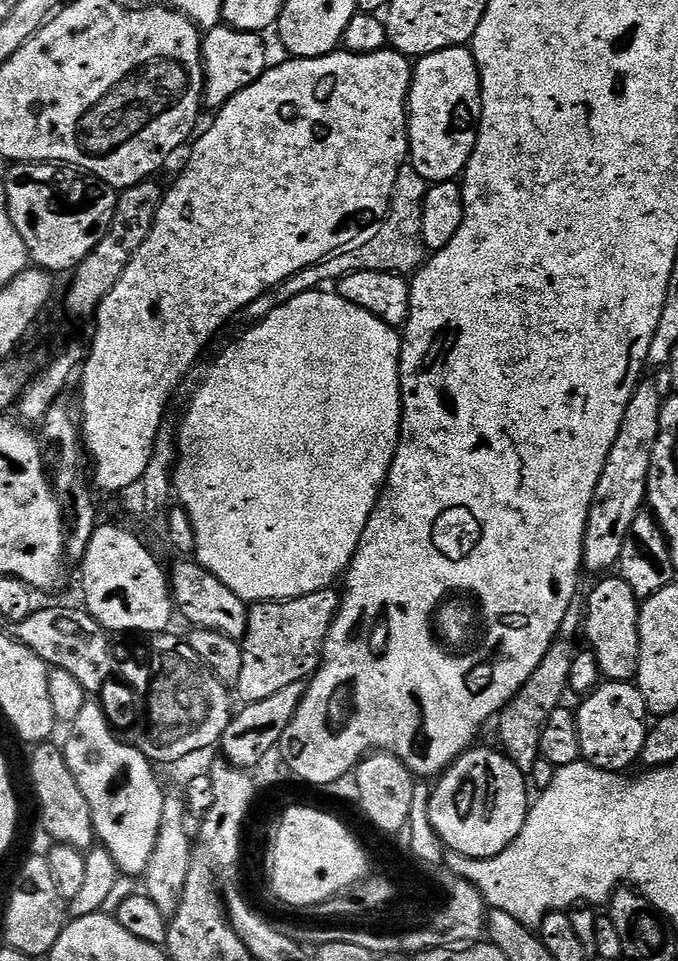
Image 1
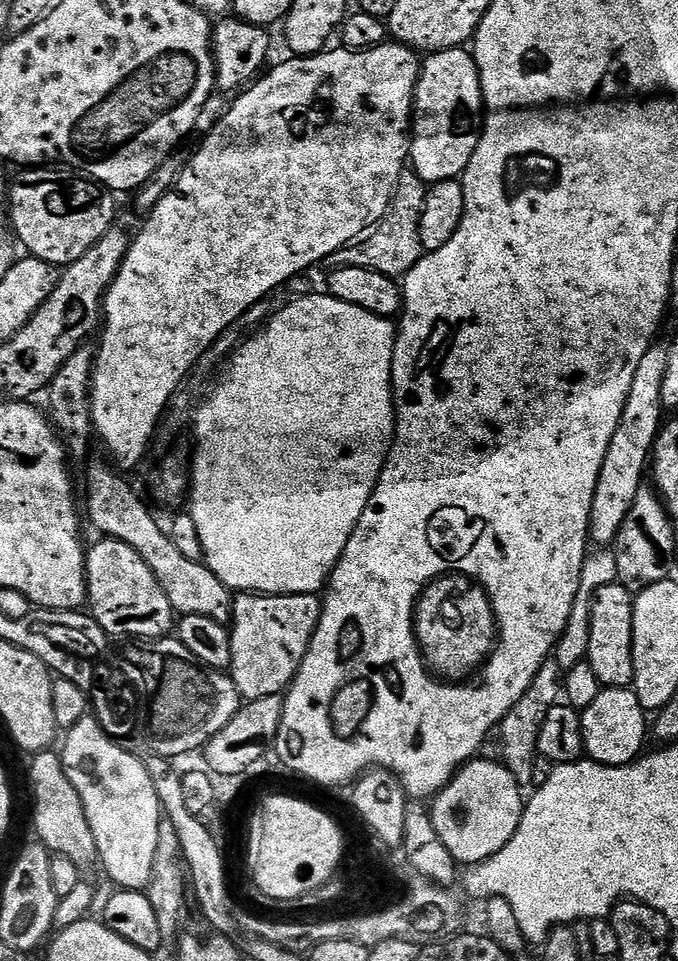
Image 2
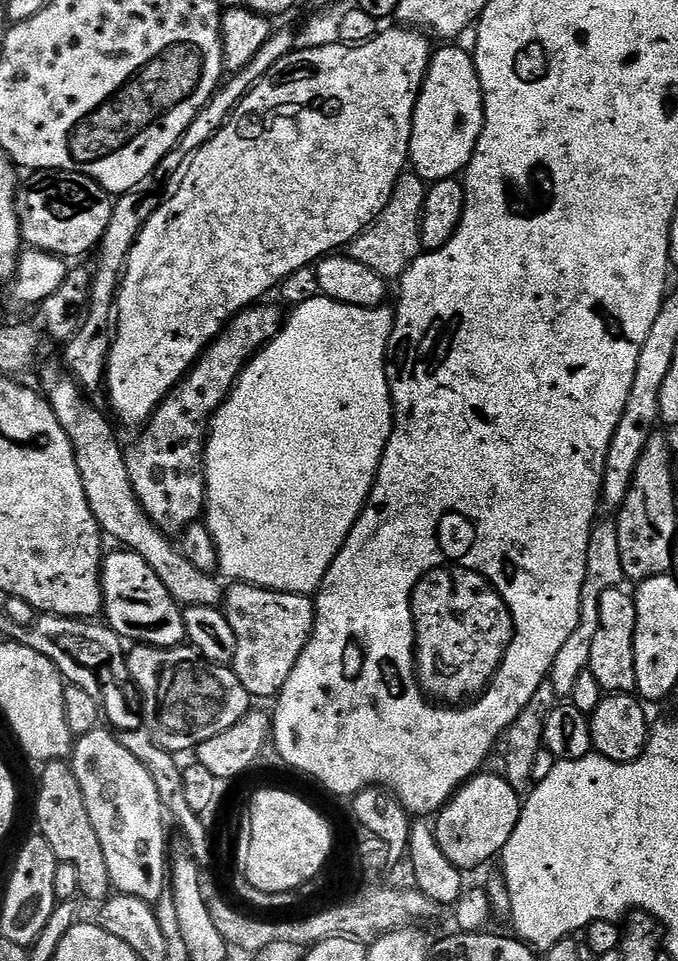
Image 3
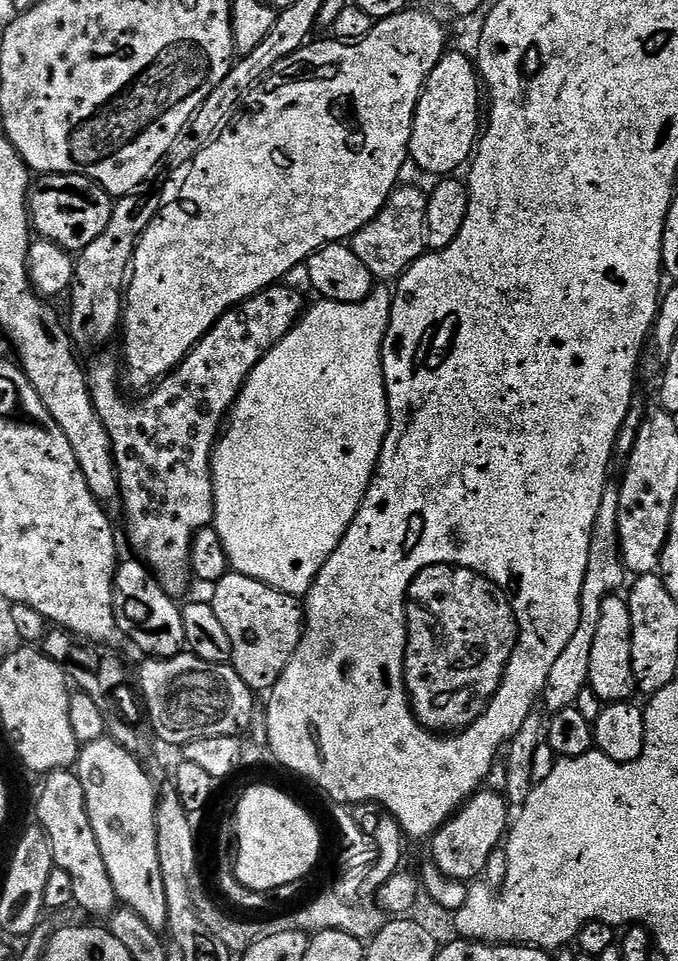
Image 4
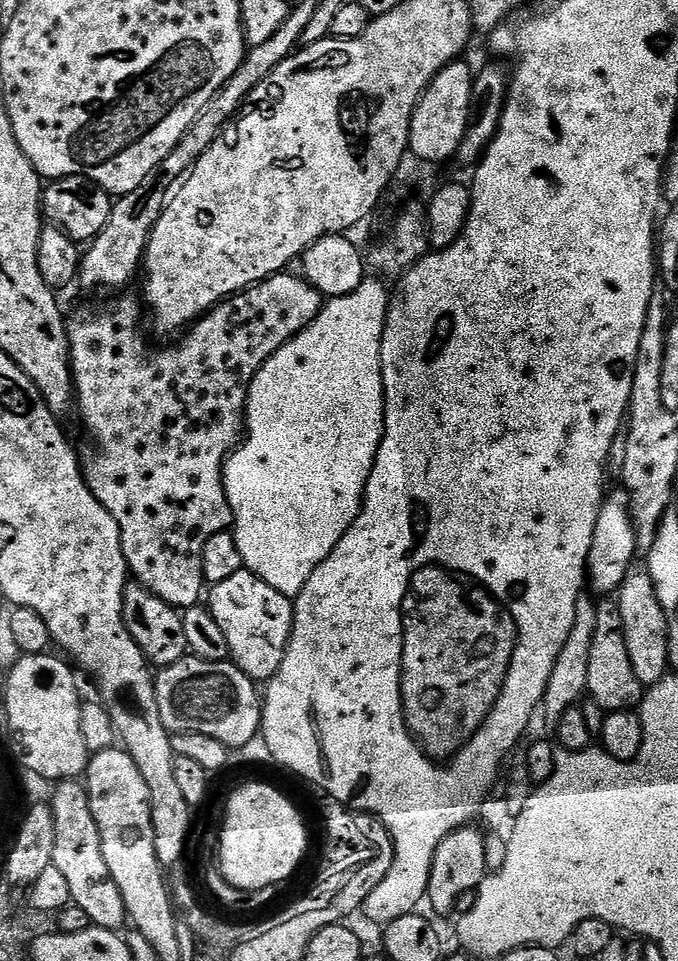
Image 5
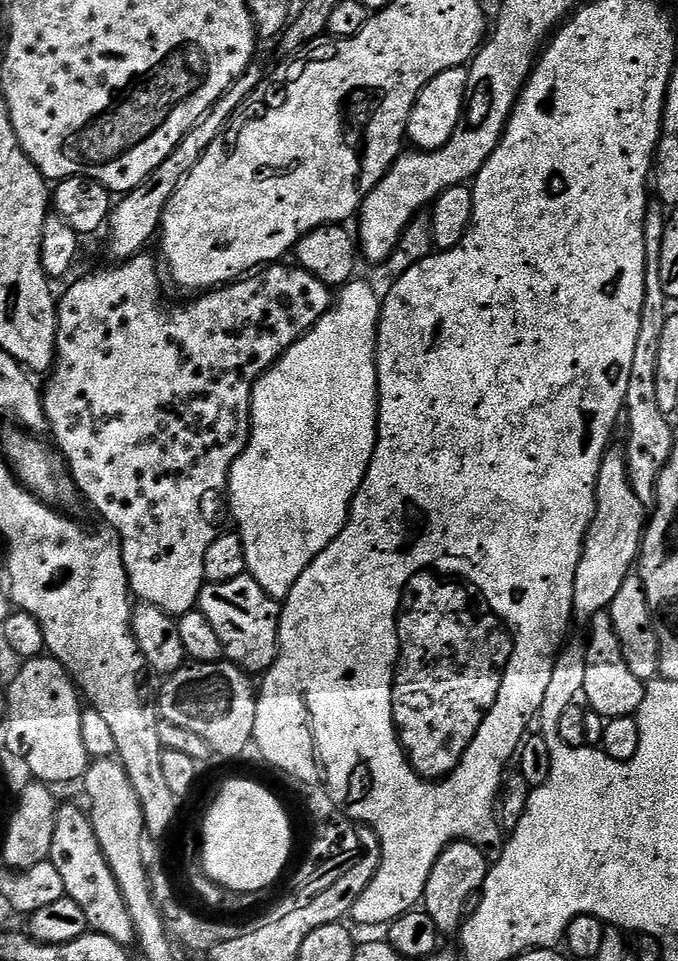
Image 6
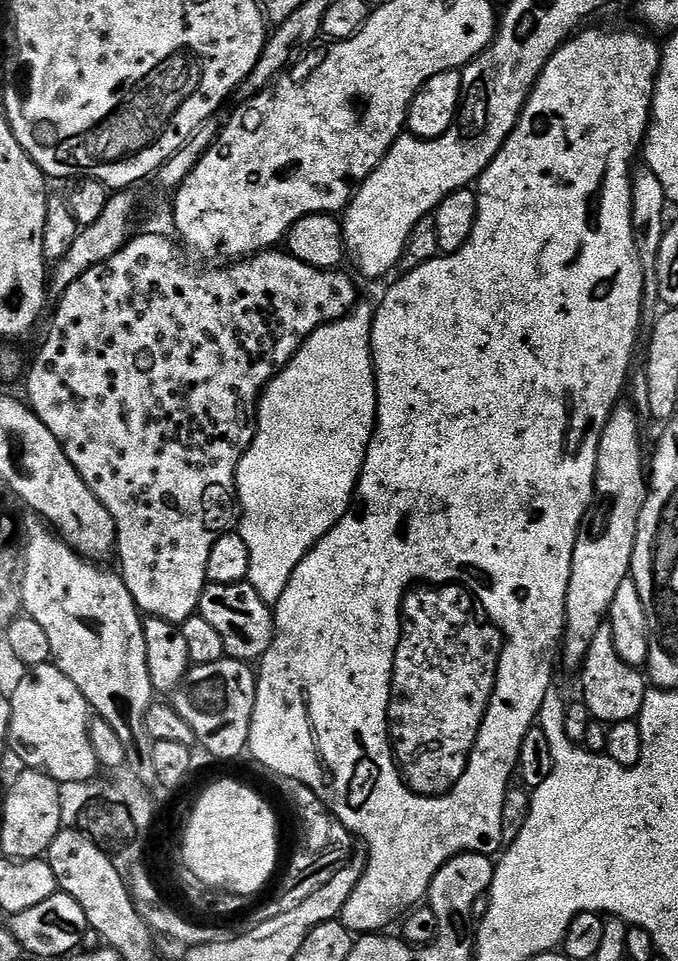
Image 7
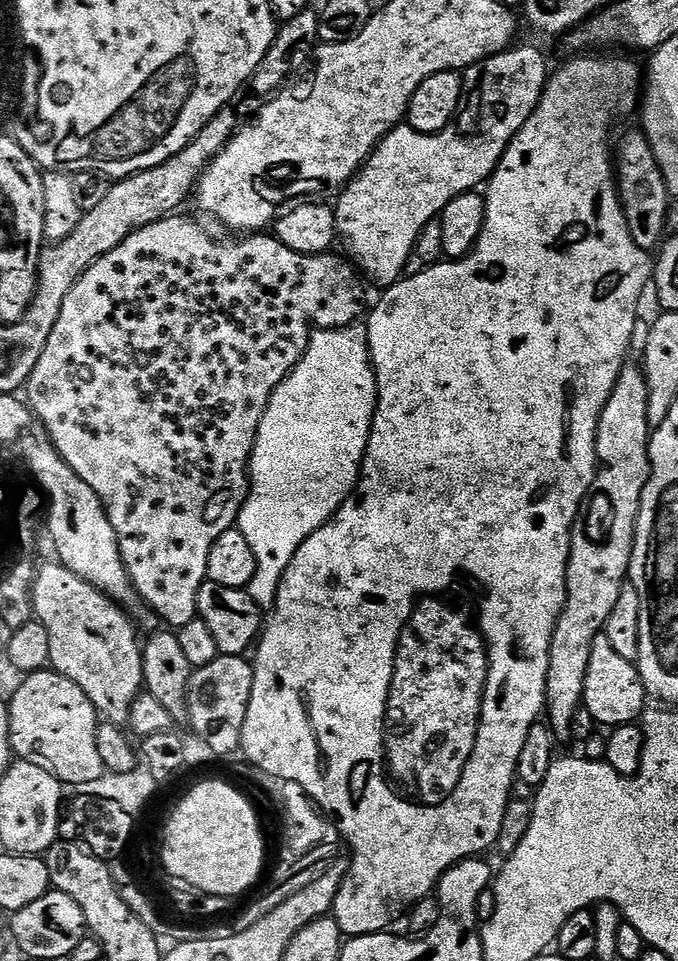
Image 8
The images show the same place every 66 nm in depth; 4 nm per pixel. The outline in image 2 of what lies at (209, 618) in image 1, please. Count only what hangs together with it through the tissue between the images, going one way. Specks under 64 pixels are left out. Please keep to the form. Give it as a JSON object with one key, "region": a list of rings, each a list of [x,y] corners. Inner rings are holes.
{"region":[[[107,459],[95,460],[86,468],[88,516],[92,519],[93,526],[100,531],[99,535],[109,540],[121,540],[126,542],[126,546],[138,550],[142,562],[146,562],[154,578],[158,578],[162,594],[170,598],[173,613],[180,616],[202,614],[204,618],[214,618],[228,624],[232,619],[233,589],[227,588],[207,564],[184,557],[178,546],[174,546],[171,535],[165,529],[164,532],[160,529],[159,522],[152,517],[152,512],[144,505],[143,498],[120,477],[123,475]]]}

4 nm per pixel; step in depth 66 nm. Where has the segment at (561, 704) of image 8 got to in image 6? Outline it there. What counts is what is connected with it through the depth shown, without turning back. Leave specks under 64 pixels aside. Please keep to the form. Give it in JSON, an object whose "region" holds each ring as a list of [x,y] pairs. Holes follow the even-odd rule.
{"region":[[[609,450],[605,452],[598,470],[596,513],[584,536],[582,558],[574,574],[572,610],[579,619],[581,616],[584,622],[591,621],[592,617],[605,611],[614,602],[614,594],[618,594],[622,582],[633,575],[645,527],[646,507],[631,488],[625,453]]]}

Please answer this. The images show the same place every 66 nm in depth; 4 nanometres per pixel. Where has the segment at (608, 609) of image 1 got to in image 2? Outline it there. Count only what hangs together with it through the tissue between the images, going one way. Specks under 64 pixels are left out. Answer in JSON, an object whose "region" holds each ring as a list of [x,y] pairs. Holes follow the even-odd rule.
{"region":[[[619,582],[602,584],[592,600],[592,621],[590,622],[590,646],[586,663],[592,667],[592,675],[601,680],[604,688],[631,688],[634,678],[634,634],[633,593]]]}

